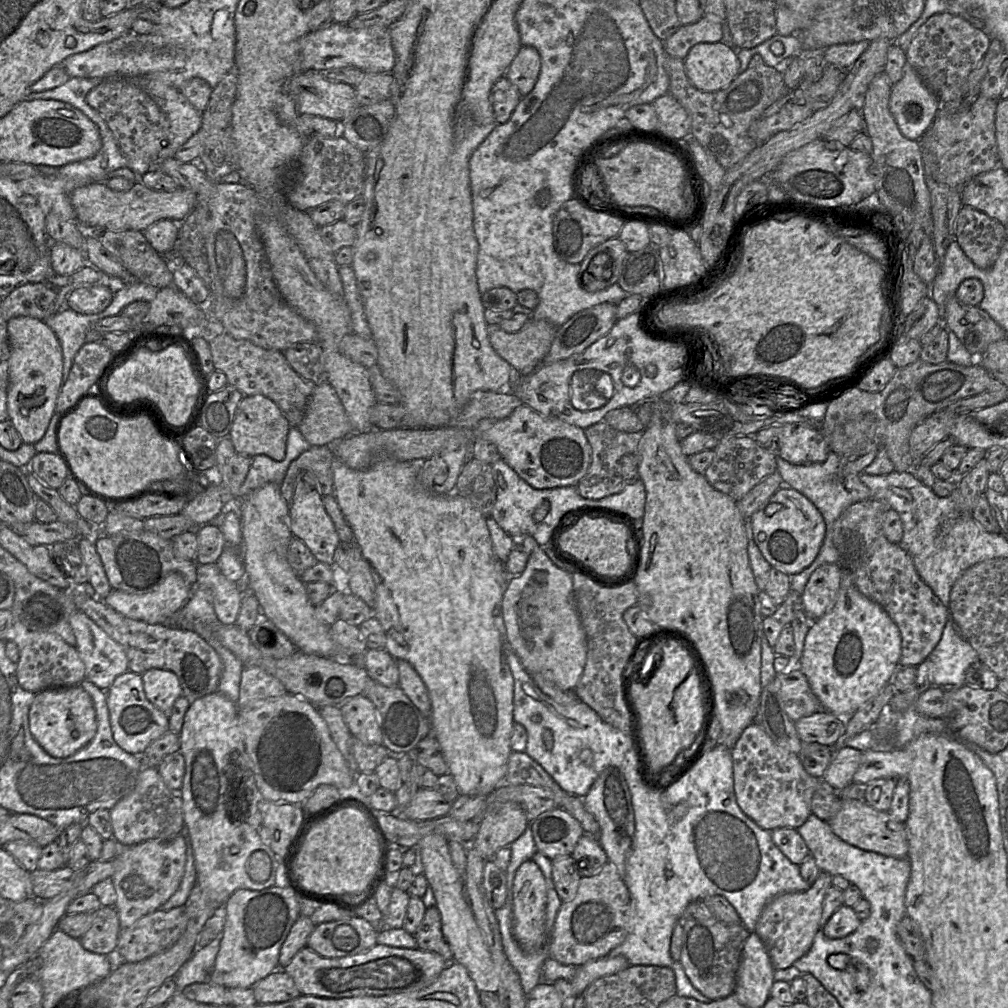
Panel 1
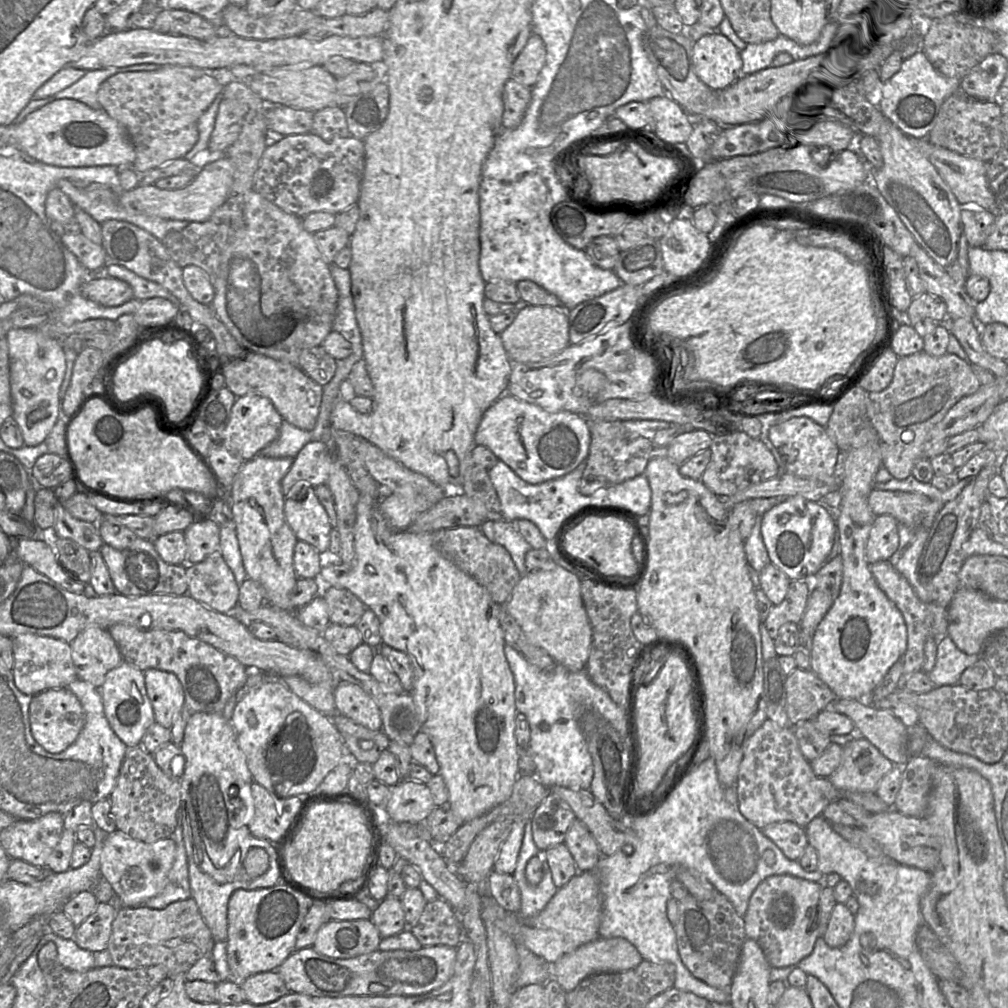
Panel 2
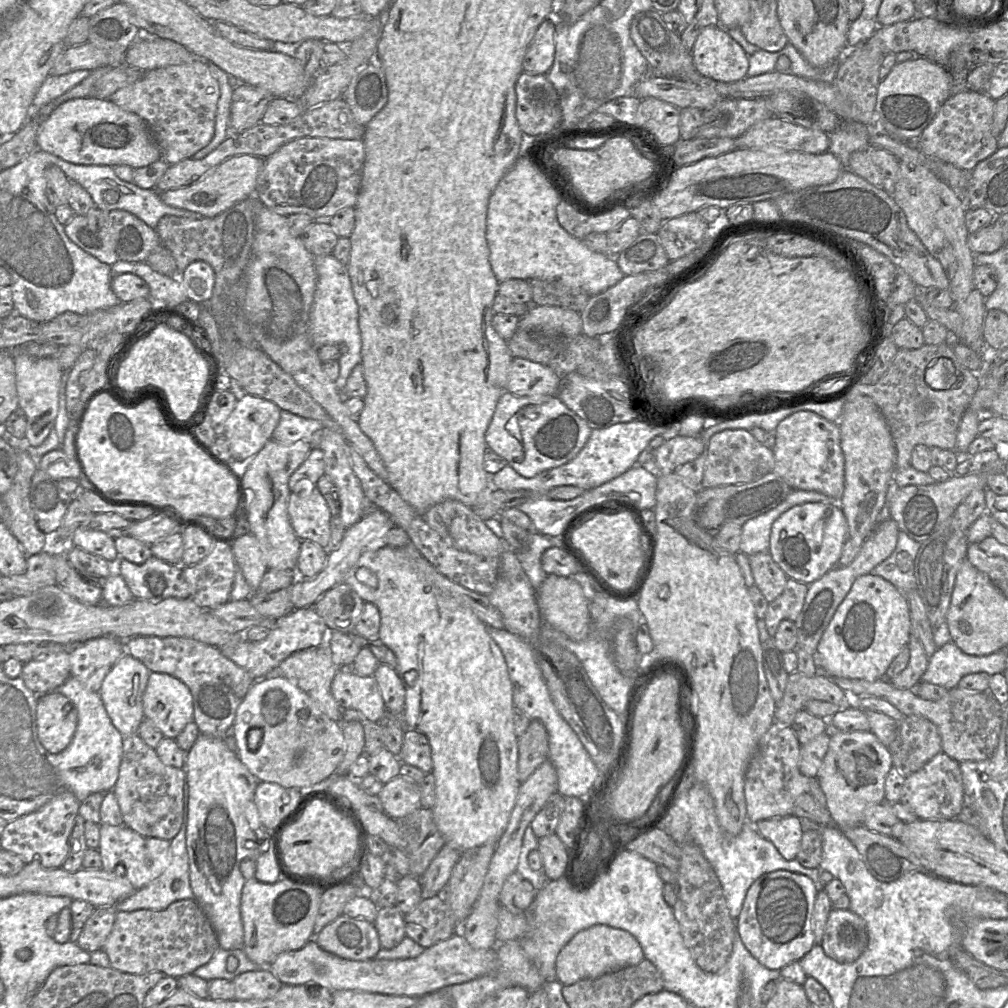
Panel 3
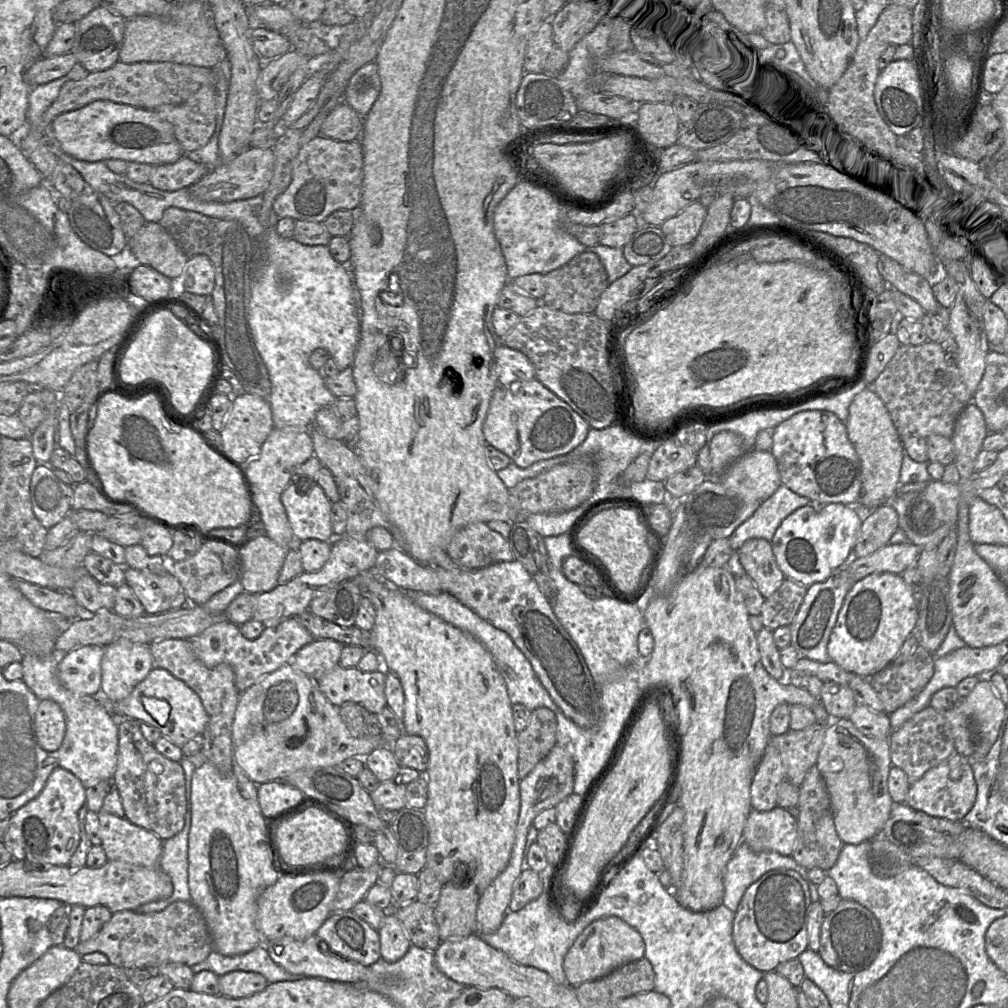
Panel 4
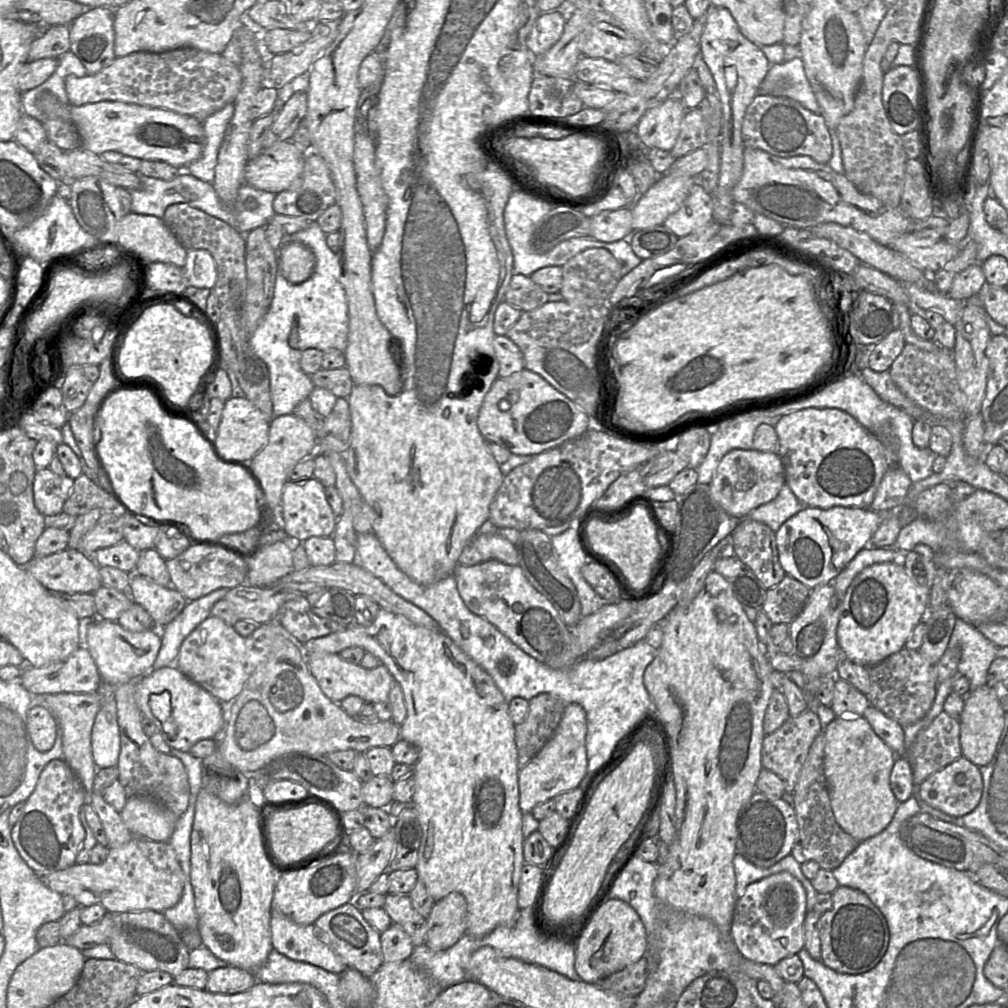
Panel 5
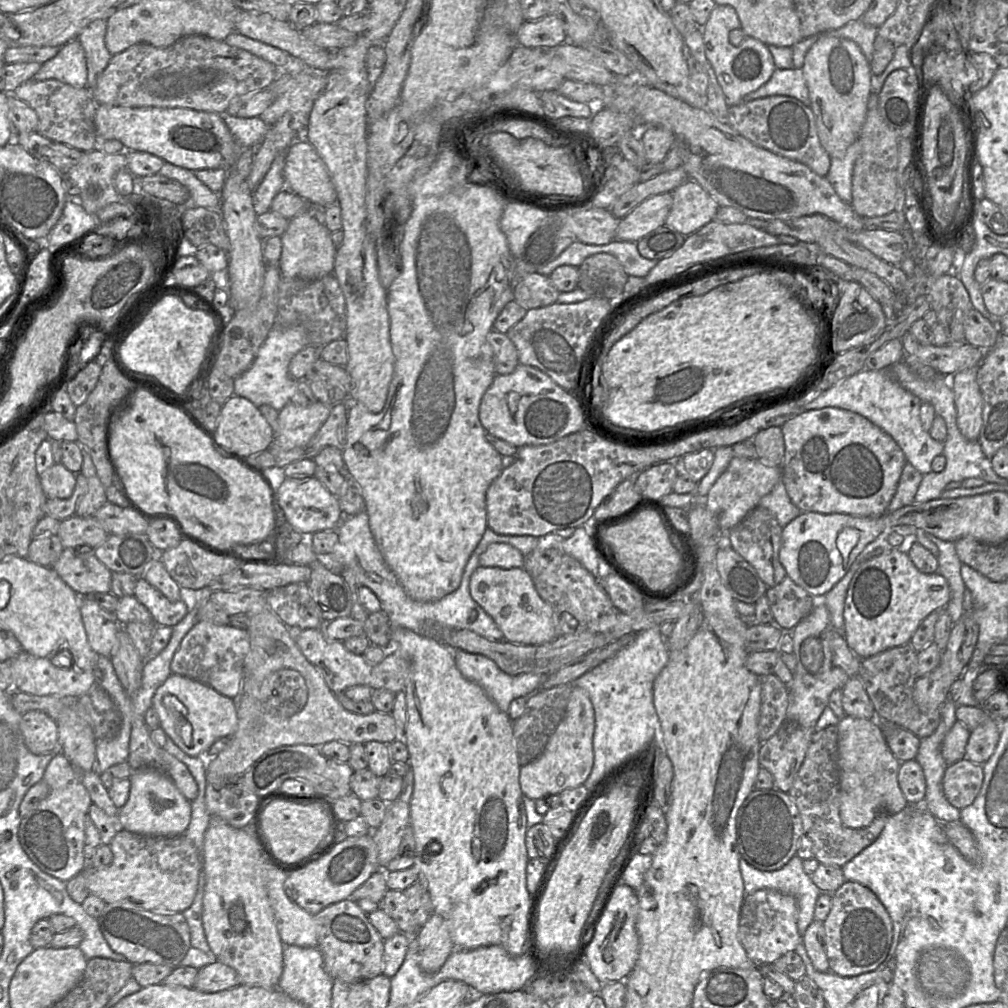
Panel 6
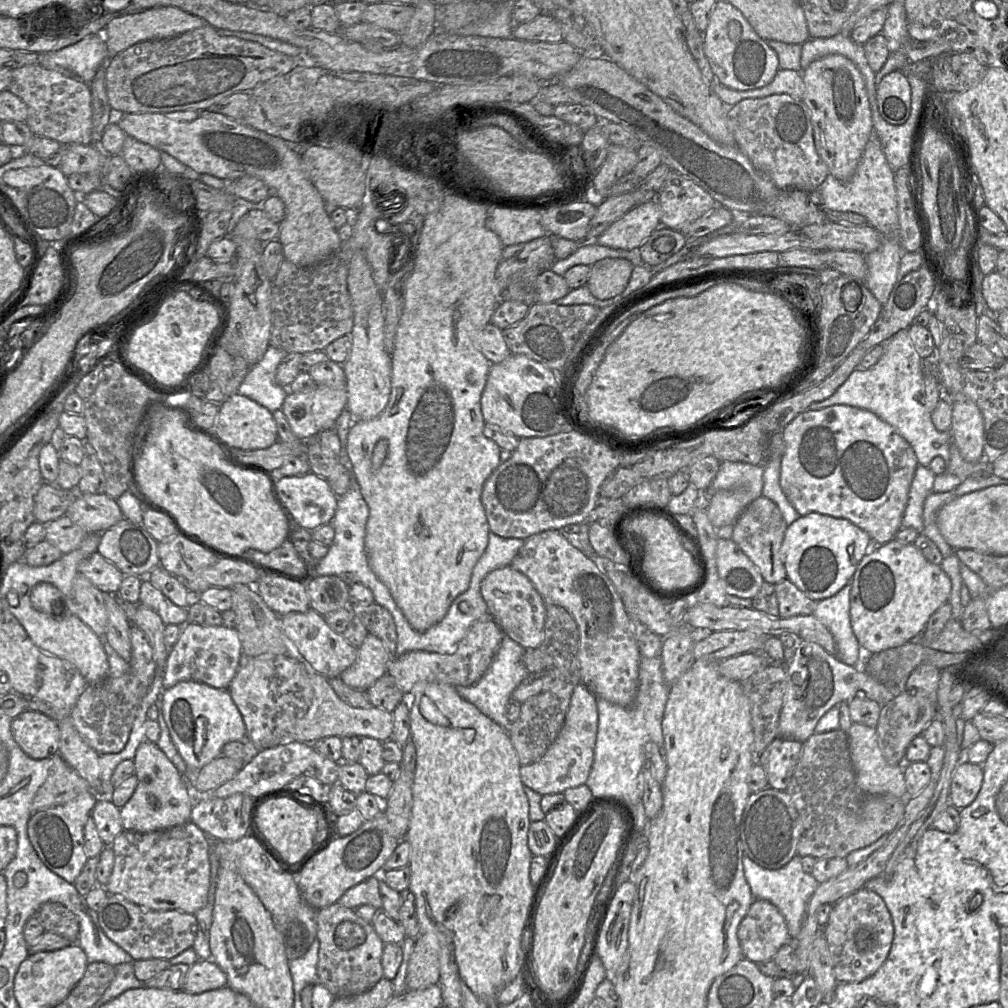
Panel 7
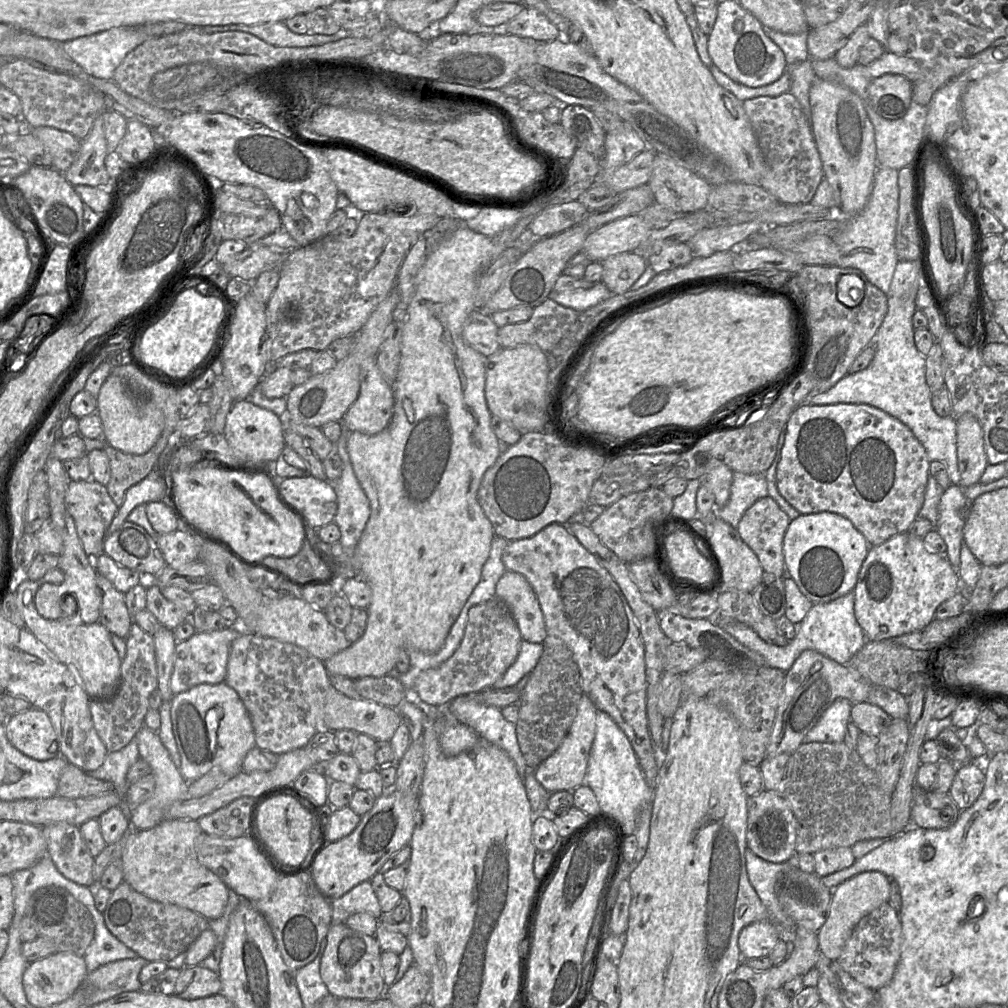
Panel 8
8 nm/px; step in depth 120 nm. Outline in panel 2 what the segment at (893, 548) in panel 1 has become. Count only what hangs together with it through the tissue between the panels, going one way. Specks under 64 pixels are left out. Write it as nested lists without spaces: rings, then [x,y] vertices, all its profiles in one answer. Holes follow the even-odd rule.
[[[882,560],[869,564],[869,569],[875,578],[879,588],[886,594],[902,613],[907,628],[907,649],[902,658],[903,680],[911,674],[922,671],[925,661],[924,646],[929,638],[941,641],[947,636],[948,616],[947,608],[933,602],[923,602],[915,594],[907,579],[900,574],[888,560]]]

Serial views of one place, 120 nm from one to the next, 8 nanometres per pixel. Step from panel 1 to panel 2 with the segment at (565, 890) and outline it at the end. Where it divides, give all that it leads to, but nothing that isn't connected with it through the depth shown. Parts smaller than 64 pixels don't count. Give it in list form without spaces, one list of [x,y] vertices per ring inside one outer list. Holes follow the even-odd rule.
[[[564,843],[557,844],[540,854],[550,868],[552,880],[557,889],[565,887],[579,872]]]

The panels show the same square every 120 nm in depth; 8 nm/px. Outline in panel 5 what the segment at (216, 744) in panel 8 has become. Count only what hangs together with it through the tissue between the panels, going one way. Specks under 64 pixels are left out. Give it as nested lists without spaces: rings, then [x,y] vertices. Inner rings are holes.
[[[175,665],[150,670],[139,678],[135,700],[143,717],[154,722],[166,743],[181,752],[189,752],[202,739],[216,739],[221,736],[226,724],[228,705],[223,705]]]

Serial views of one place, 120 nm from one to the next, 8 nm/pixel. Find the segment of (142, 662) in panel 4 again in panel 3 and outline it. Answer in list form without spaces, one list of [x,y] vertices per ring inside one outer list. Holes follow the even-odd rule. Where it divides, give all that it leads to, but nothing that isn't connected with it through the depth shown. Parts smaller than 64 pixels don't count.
[[[125,653],[111,668],[102,682],[99,695],[113,725],[124,737],[138,734],[139,726],[145,719],[143,695],[150,672],[140,660]]]

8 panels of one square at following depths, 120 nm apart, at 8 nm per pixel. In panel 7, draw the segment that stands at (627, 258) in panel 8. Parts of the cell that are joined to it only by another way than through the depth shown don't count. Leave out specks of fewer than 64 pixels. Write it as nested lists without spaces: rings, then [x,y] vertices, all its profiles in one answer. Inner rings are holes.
[[[604,258],[590,267],[588,289],[595,298],[607,300],[625,290],[634,265],[624,258]]]

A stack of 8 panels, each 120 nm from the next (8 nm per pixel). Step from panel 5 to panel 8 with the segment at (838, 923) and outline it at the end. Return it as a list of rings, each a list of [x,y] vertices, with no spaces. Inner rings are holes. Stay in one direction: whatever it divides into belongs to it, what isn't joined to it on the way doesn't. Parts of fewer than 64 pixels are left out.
[[[887,902],[859,921],[836,961],[856,981],[877,991],[892,980],[900,960],[901,946],[900,917],[898,912]]]

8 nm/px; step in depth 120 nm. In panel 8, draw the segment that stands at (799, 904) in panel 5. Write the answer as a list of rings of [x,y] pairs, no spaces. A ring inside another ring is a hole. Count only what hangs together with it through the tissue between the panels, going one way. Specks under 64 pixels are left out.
[[[761,920],[745,926],[738,937],[743,960],[767,957],[781,939],[779,926],[771,920]]]

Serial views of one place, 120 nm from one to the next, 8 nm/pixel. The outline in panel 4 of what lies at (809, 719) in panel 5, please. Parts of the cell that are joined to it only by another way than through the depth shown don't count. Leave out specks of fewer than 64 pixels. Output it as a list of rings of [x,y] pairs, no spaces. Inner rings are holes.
[[[814,723],[798,731],[770,737],[770,742],[778,749],[787,779],[796,786],[801,786],[808,770],[816,765],[818,754],[825,738],[826,727]]]

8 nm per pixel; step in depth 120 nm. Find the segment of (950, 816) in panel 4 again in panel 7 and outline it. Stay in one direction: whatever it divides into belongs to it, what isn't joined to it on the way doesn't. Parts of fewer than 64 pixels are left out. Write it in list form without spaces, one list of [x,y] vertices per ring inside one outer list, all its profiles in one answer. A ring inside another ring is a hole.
[[[963,760],[956,767],[950,786],[950,803],[957,809],[970,805],[977,797],[984,771],[978,764]]]

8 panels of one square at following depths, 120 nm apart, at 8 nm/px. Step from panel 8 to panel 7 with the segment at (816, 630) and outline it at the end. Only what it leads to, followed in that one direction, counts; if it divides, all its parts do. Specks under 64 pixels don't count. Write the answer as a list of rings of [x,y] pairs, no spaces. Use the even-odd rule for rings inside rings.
[[[851,583],[832,597],[818,601],[813,615],[831,632],[836,645],[836,657],[848,666],[860,666],[862,650],[850,622]]]

